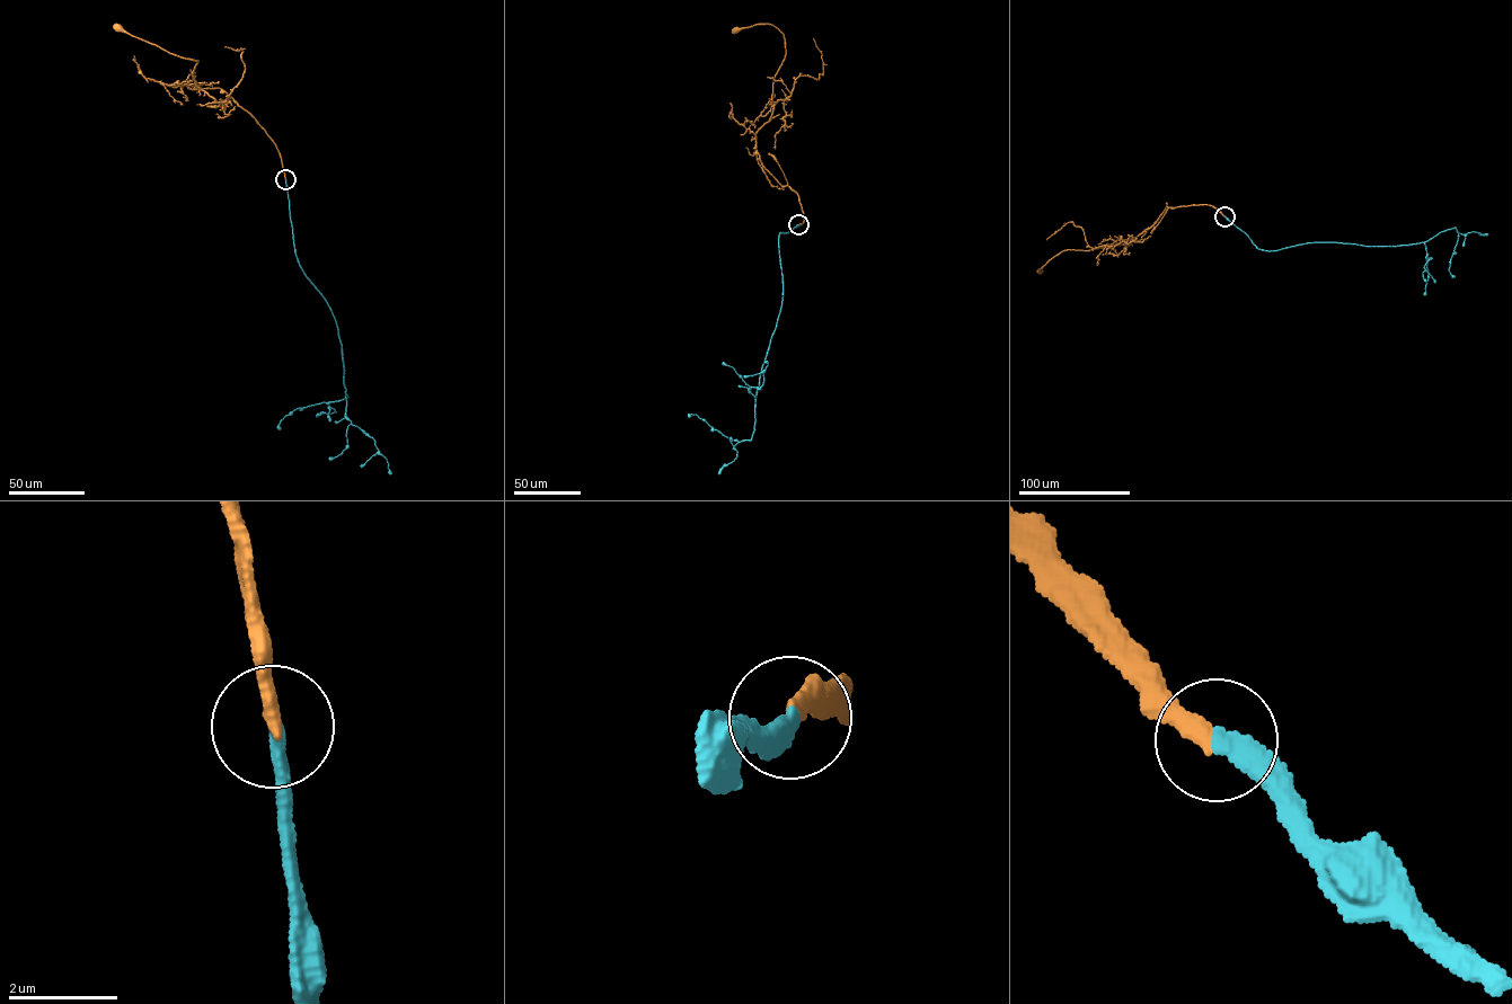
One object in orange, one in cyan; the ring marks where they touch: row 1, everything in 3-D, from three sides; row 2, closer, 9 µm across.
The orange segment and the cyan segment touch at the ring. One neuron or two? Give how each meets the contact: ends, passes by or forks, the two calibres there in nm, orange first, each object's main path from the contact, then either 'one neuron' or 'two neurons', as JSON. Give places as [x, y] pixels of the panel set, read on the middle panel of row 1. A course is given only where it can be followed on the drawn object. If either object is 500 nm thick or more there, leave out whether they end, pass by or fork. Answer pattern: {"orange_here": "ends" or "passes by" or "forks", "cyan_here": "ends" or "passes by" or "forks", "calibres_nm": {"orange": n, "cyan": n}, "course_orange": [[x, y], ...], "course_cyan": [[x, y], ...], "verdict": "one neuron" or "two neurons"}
{"orange_here": "ends", "cyan_here": "ends", "calibres_nm": {"orange": 340, "cyan": 360}, "course_orange": [[798, 224], [804, 219], [797, 193], [763, 166], [756, 141], [772, 110], [784, 35], [769, 24], [735, 30]], "course_cyan": [[798, 224], [780, 232], [778, 239], [783, 301], [760, 376], [750, 440], [733, 441], [697, 415], [688, 416]], "verdict": "one neuron"}

